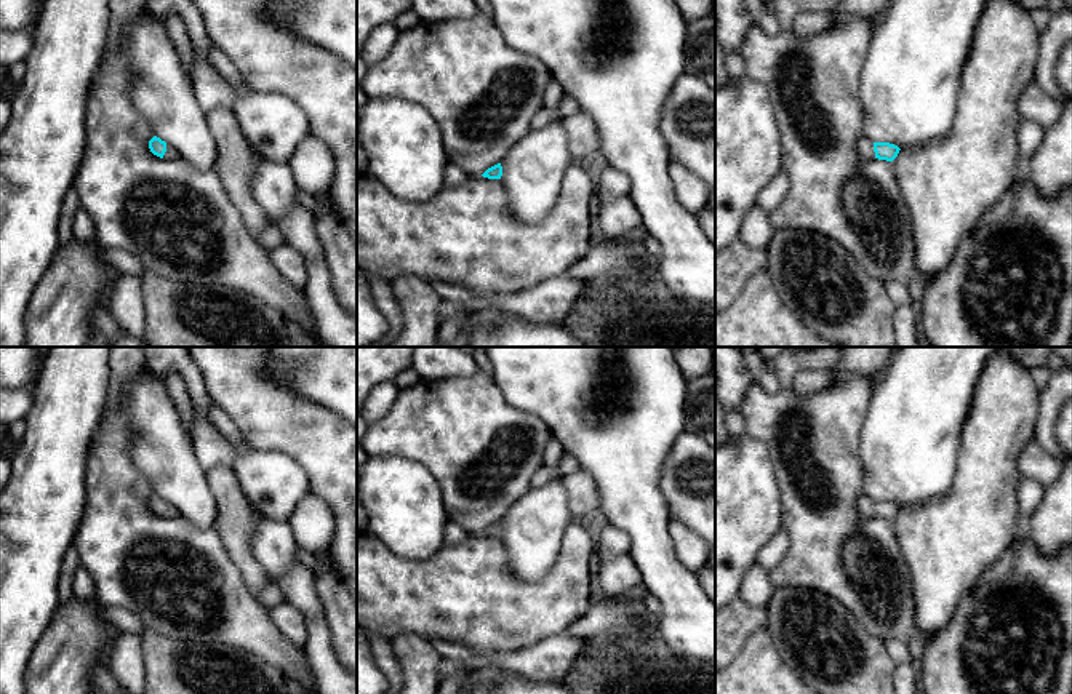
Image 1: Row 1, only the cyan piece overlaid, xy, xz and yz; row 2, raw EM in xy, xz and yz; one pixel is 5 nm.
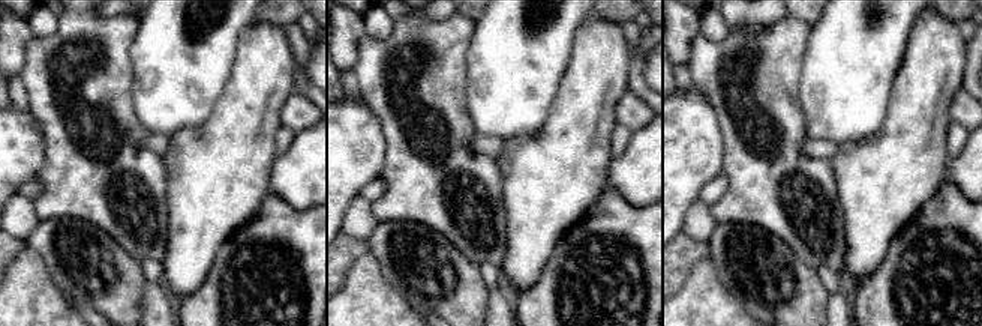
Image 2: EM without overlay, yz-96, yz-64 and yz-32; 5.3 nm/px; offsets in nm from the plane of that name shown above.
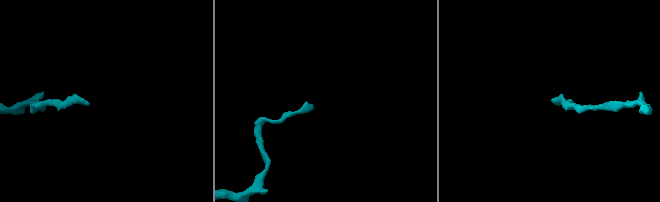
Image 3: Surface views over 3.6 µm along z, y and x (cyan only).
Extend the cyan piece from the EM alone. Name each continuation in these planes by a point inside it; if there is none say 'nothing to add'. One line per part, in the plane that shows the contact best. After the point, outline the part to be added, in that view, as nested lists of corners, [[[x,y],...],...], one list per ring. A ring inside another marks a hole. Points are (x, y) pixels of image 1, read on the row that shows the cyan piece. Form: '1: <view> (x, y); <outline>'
1: yz (864, 146); [[[866,136],[859,138],[859,141],[856,144],[856,150],[858,150],[859,157],[864,160],[875,158],[874,142],[870,139],[867,139]]]

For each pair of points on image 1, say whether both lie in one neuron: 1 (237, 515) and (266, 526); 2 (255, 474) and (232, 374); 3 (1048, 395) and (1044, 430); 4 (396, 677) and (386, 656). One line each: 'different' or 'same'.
1: different
2: different
3: same
4: same

